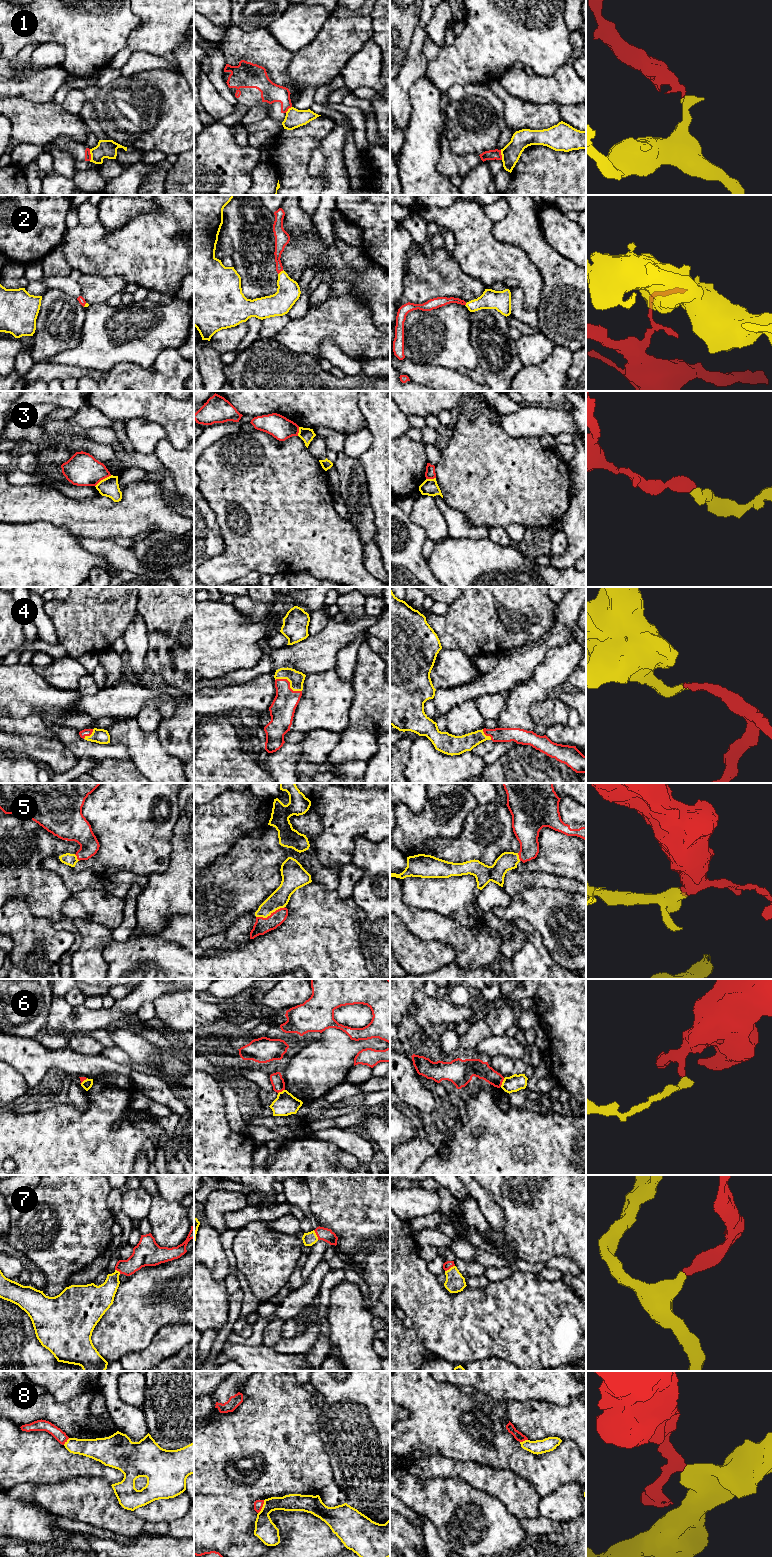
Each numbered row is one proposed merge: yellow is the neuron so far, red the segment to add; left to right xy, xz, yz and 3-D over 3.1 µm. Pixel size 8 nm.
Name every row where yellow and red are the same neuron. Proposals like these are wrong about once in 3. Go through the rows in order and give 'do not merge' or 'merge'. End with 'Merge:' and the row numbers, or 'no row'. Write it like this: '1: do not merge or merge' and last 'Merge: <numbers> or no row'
1: do not merge
2: do not merge
3: do not merge
4: merge
5: merge
6: do not merge
7: merge
8: do not merge
Merge: 4, 5, 7

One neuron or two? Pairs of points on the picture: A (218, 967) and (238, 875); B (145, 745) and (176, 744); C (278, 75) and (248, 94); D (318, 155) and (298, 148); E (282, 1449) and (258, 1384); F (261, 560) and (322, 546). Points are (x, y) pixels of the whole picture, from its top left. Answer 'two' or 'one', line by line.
A: two
B: two
C: two
D: two
E: one
F: one

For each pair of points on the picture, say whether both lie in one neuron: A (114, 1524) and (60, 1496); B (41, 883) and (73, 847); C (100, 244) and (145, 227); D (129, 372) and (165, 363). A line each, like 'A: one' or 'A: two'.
A: one
B: one
C: one
D: one

